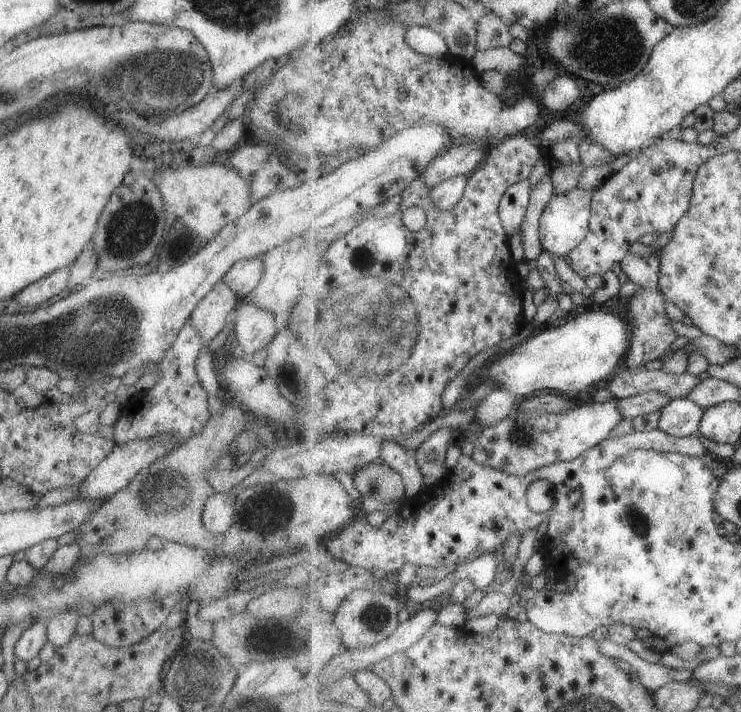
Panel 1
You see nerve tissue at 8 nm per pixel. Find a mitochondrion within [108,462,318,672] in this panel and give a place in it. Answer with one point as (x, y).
(275, 509)

